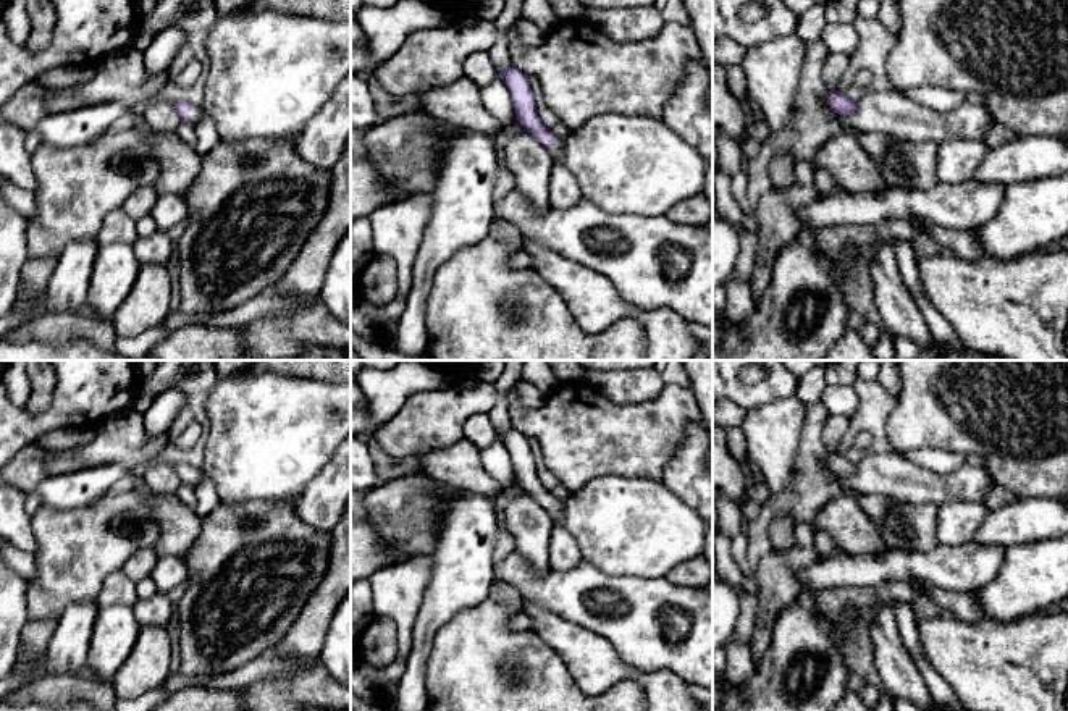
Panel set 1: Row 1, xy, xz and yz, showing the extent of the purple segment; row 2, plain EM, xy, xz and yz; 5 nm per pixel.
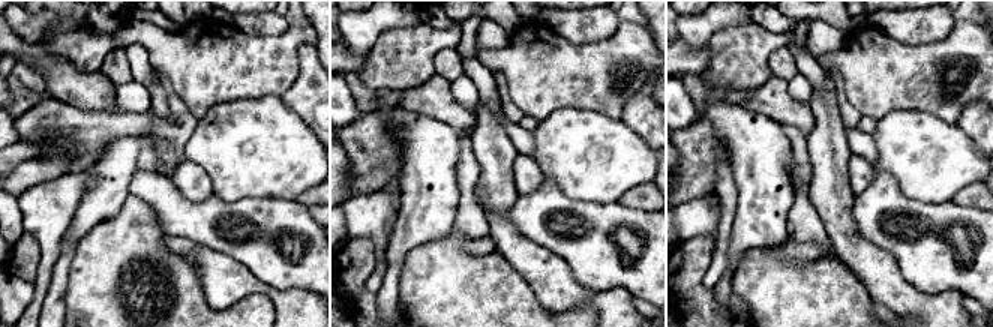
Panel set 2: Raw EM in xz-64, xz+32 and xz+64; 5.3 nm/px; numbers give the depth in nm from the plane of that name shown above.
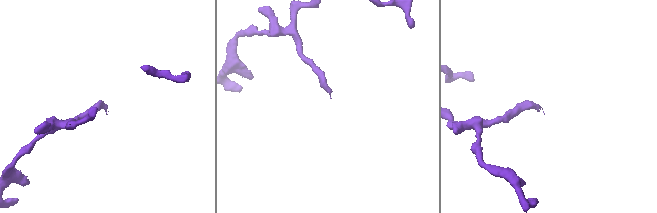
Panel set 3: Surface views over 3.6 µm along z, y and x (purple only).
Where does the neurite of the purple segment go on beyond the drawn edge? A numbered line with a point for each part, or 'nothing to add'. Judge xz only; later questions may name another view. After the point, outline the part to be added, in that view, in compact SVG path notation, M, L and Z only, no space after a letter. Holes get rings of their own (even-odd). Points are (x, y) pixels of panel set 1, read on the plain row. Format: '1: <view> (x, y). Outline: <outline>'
1: xz (556, 513). Outline: M556 498L554 503L551 504L551 511L549 511L549 515L556 525L561 525L562 517L564 517L564 509L566 509L564 501Z

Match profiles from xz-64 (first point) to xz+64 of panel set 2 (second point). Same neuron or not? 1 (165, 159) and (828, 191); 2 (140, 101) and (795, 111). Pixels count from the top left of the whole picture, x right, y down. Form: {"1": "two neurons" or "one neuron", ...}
{"1": "one neuron", "2": "two neurons"}

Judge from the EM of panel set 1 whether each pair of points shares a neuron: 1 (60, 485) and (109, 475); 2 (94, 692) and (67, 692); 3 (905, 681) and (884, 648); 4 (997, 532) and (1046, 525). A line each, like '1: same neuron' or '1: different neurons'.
1: same neuron
2: same neuron
3: same neuron
4: same neuron

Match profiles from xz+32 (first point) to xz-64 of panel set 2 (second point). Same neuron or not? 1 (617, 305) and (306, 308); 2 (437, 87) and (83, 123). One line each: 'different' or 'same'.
1: same
2: different

